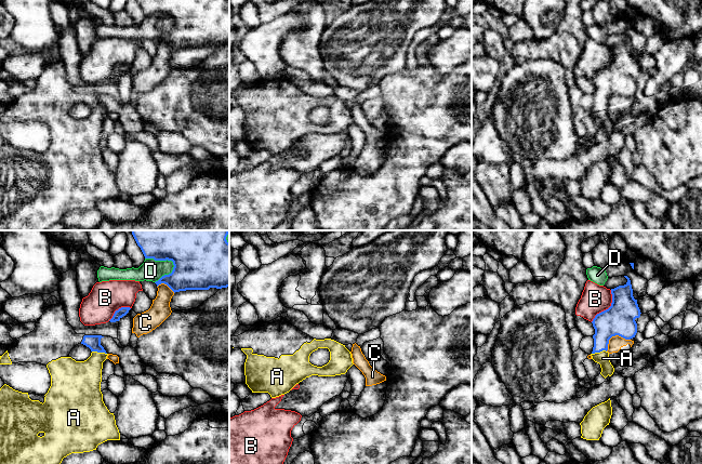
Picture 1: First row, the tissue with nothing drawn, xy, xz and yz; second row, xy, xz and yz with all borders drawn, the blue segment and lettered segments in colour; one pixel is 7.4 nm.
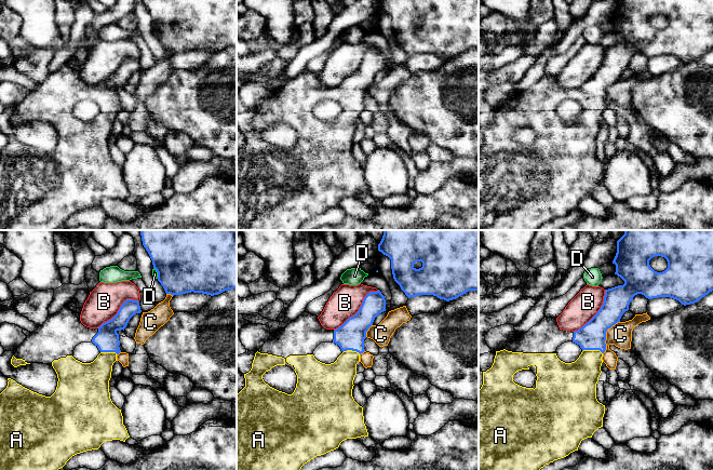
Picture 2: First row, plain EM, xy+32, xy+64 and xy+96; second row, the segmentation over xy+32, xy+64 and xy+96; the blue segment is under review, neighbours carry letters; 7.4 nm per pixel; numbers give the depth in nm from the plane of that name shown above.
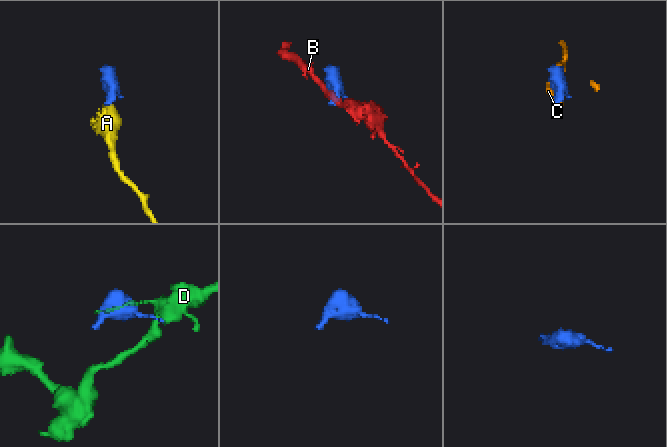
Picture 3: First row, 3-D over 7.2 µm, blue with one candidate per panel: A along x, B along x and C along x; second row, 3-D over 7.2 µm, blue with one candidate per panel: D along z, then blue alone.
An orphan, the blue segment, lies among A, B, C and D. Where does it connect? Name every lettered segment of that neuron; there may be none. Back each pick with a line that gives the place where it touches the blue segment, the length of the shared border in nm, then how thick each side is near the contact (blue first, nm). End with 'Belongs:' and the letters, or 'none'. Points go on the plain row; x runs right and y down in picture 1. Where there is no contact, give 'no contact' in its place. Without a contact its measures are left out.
A: contact xy (100, 109); length 110 nm; calibres 110 and 280 nm
Belongs: A

